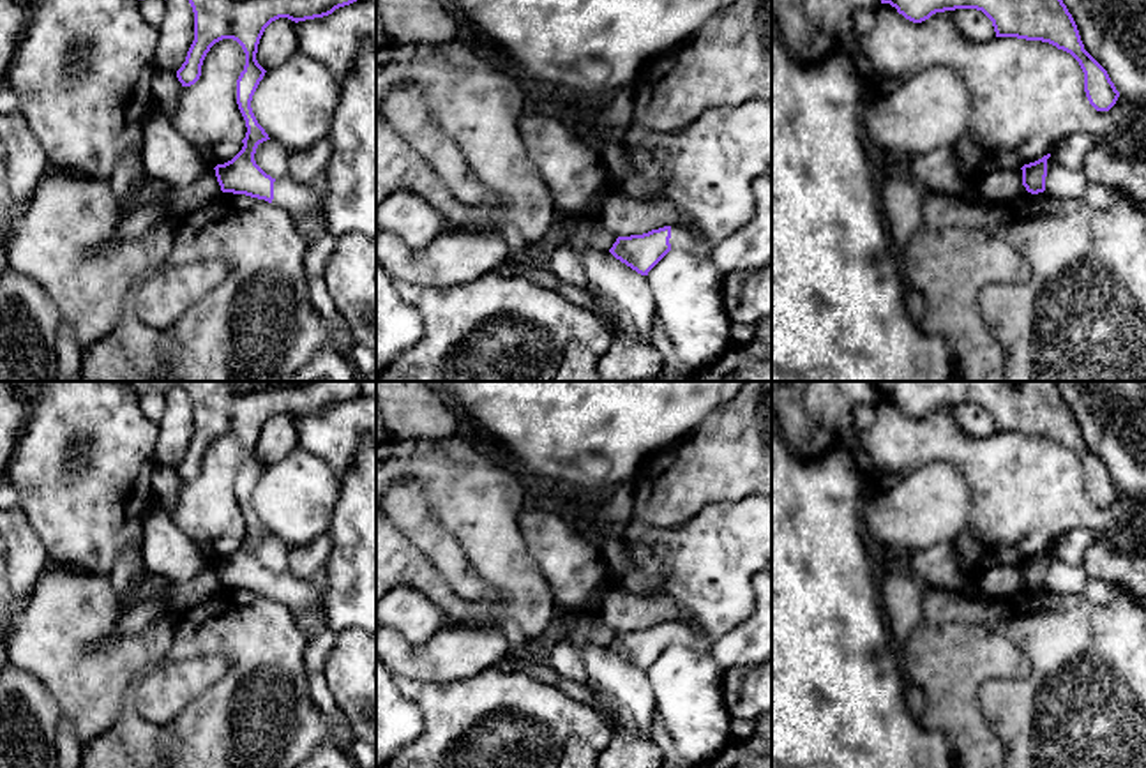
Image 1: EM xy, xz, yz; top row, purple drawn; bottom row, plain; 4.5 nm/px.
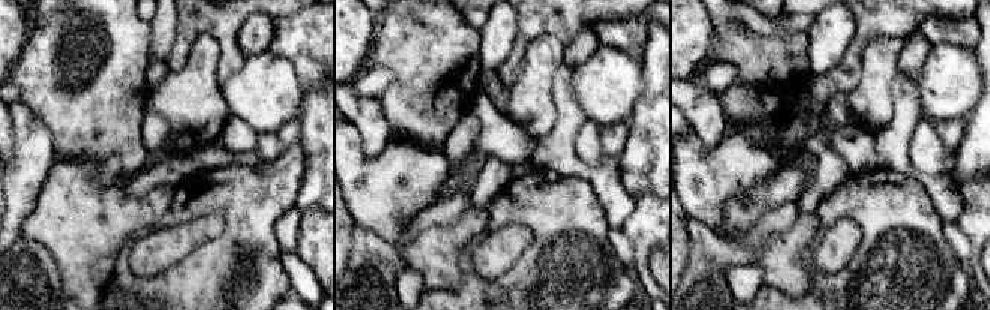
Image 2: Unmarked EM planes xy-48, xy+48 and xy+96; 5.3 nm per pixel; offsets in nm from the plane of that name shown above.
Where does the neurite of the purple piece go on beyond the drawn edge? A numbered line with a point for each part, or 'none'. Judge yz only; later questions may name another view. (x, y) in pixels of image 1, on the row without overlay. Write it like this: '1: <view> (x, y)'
none

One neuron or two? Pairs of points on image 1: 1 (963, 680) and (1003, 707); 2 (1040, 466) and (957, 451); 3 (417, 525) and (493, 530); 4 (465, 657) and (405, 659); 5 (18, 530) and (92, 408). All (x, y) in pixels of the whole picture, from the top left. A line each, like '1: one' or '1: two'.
1: two
2: one
3: two
4: one
5: two

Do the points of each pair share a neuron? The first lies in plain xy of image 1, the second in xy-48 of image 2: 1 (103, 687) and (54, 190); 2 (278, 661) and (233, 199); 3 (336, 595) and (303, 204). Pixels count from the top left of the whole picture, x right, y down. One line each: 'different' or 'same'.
1: same
2: same
3: same

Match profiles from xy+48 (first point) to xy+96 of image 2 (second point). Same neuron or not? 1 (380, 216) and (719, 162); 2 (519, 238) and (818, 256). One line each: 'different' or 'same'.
1: same
2: same

